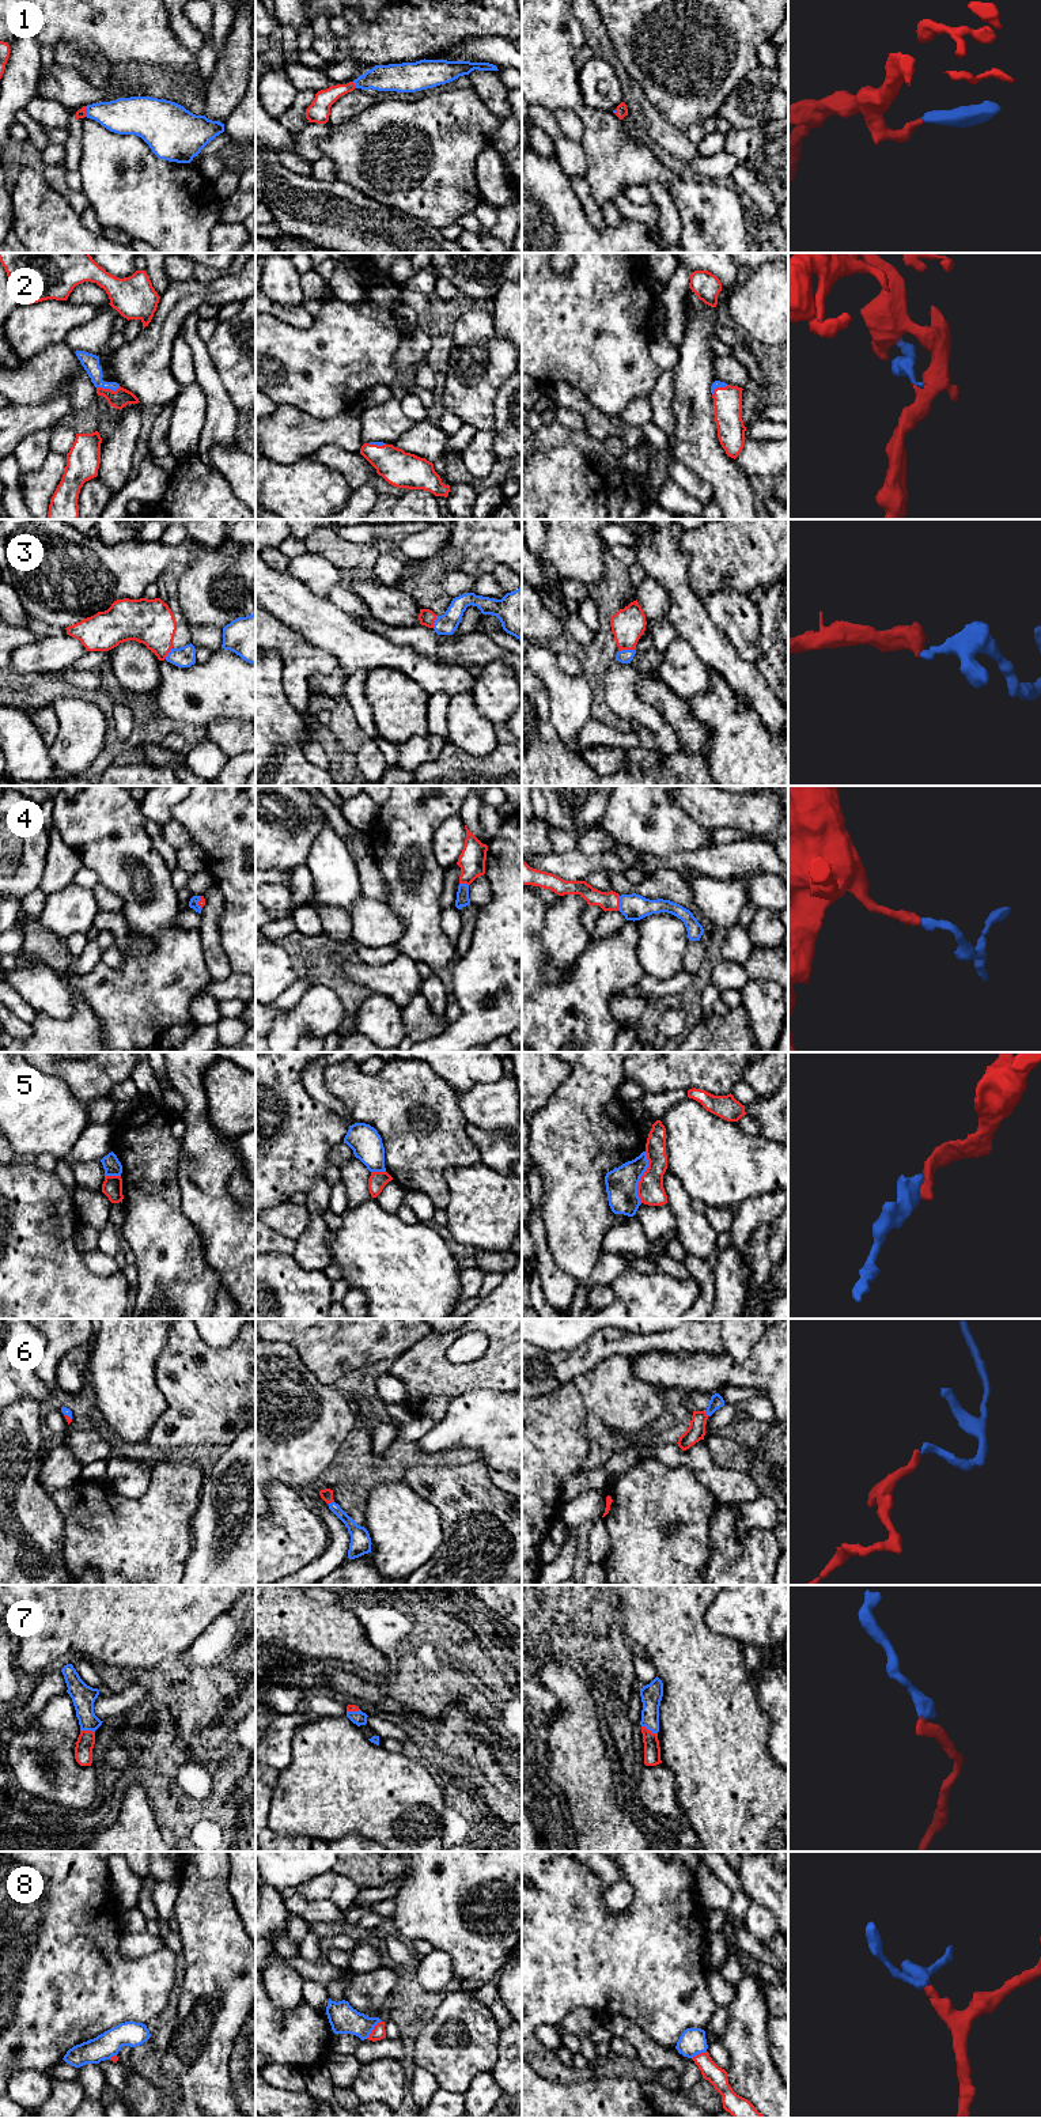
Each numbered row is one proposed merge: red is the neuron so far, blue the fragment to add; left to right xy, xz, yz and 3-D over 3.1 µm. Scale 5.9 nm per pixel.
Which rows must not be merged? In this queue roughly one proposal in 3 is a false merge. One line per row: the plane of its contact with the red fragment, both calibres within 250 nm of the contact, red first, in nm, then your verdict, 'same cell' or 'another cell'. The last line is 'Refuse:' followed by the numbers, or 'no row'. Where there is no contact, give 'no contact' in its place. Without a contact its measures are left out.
1: xy | 60/220 nm | same cell
2: xy | 110/100 nm | same cell
3: yz | 200/80 nm | same cell
4: yz | 110/160 nm | same cell
5: yz | 160/190 nm | another cell
6: xz | 70/100 nm | same cell
7: yz | 100/130 nm | same cell
8: xz | 80/170 nm | another cell
Refuse: 5, 8

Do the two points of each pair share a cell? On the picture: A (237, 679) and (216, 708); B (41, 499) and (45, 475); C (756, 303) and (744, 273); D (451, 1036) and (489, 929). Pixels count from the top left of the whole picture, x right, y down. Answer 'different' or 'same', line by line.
A: same
B: same
C: different
D: same

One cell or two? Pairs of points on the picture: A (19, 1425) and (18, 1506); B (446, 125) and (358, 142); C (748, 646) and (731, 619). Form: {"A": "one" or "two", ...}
{"A": "one", "B": "one", "C": "one"}

